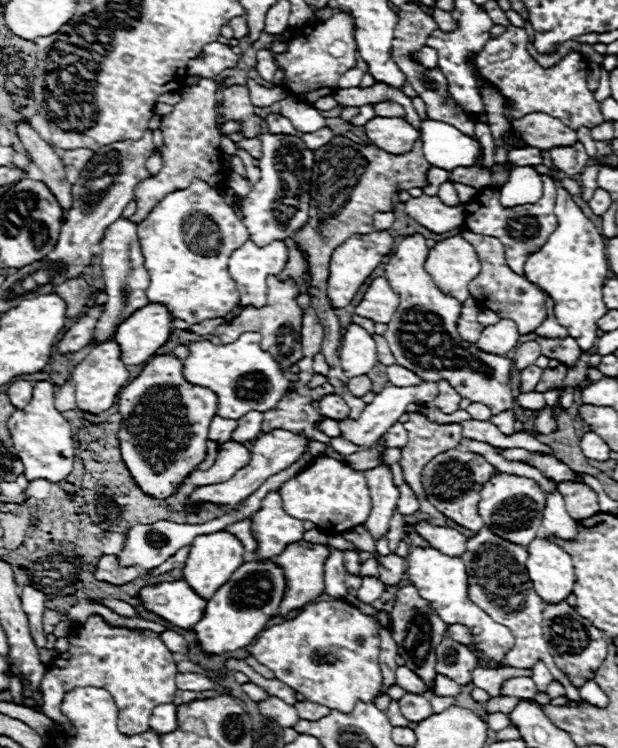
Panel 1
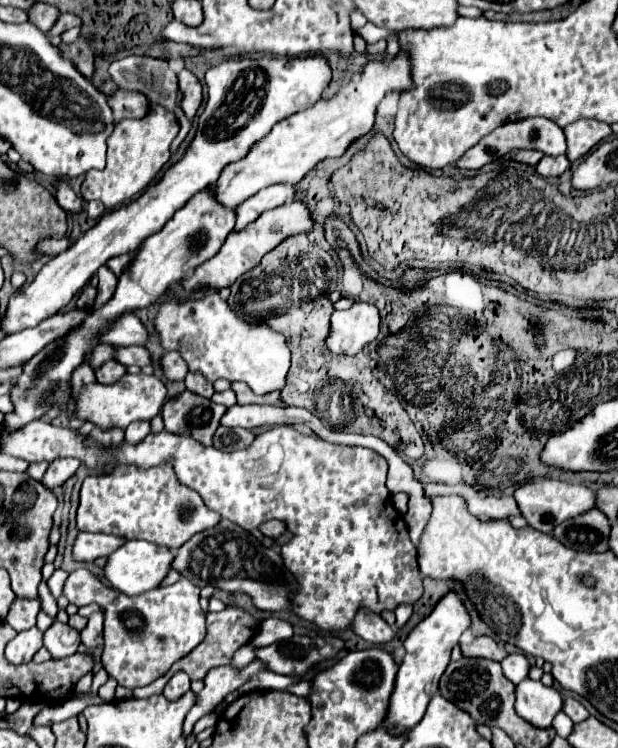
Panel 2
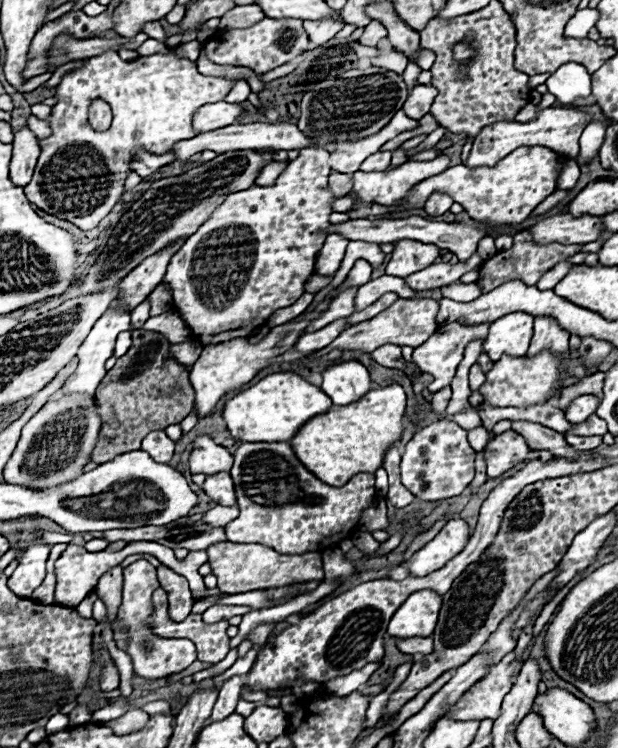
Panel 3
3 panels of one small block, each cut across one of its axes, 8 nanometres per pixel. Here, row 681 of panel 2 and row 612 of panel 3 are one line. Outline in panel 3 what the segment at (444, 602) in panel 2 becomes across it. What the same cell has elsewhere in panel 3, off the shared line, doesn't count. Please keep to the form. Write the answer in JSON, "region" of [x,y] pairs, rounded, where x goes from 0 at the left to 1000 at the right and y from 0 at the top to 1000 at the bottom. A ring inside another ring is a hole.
{"region":[[[702,789],[670,791],[634,824],[628,848],[638,853],[699,850],[709,832],[712,810],[715,810],[715,797],[709,791]]]}

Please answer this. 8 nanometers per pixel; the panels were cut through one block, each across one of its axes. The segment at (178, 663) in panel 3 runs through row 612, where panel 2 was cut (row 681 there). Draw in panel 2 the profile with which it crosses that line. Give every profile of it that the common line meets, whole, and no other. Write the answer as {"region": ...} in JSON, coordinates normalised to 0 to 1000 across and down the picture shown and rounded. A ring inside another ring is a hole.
{"region":[[[123,762],[110,770],[100,794],[126,813],[139,807],[168,813],[168,896],[204,920],[236,917],[269,901],[275,890],[317,866],[333,848],[333,818],[320,805],[324,789],[314,781],[304,781],[304,775],[288,775],[269,786],[249,786],[233,797],[201,797],[197,791],[168,783],[149,765]]]}

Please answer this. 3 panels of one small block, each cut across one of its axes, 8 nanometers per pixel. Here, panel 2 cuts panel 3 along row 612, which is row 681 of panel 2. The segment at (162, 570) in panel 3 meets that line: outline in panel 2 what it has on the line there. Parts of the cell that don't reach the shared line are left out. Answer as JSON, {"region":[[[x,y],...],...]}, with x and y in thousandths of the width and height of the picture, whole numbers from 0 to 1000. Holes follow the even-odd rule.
{"region":[[[288,898],[288,901],[282,901],[282,904],[275,906],[275,912],[269,914],[269,920],[265,920],[262,928],[265,928],[272,936],[285,936],[285,933],[298,930],[304,922],[307,922],[307,906],[304,906],[298,898]]]}

